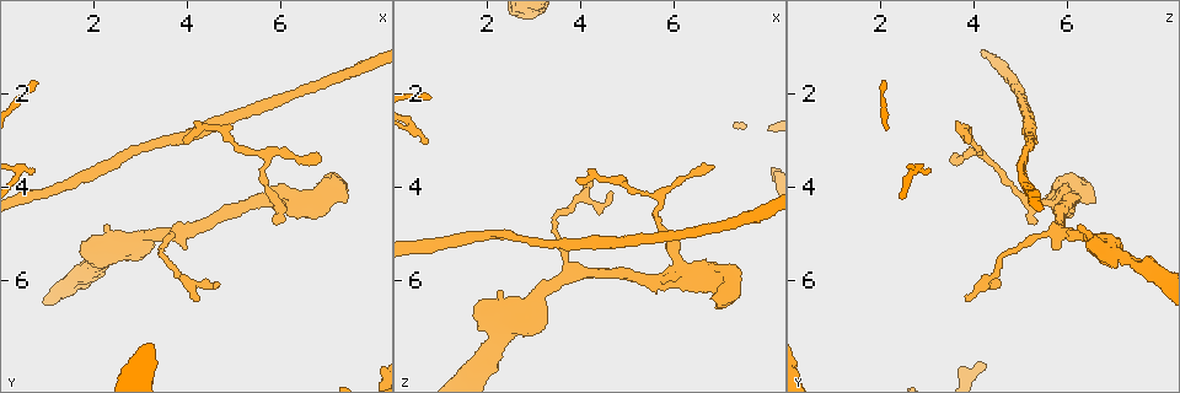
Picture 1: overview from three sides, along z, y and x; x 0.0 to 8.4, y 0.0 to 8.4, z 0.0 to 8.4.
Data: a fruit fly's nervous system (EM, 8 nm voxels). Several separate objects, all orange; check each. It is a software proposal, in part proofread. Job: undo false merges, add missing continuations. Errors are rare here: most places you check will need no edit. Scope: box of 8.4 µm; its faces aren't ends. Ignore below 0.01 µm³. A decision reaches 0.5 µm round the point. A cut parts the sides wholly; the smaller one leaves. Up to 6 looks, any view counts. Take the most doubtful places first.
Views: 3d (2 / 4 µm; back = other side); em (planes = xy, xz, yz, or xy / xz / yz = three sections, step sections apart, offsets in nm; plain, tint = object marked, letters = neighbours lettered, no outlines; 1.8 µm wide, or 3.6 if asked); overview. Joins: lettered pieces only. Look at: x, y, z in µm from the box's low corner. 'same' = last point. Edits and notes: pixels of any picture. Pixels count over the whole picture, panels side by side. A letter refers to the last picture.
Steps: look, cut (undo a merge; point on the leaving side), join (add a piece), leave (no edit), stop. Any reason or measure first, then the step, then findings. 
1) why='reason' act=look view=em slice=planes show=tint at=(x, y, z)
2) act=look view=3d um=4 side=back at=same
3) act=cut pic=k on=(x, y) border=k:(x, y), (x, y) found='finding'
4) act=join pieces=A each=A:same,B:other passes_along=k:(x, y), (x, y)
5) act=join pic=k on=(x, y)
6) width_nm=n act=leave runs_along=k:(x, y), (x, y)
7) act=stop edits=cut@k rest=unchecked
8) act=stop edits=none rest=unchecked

why='two arms in line, one across' act=look view=em um=3.6 slice=xz step=16 show=tint at=(2.95, 5.15, 6.60)

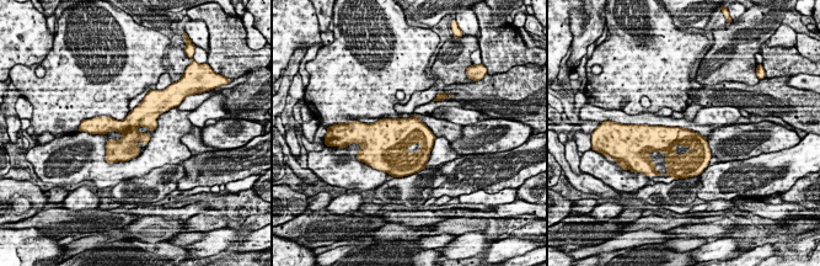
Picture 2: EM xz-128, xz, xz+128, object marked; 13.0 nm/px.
why='what lies round it' act=look view=em um=3.6 slice=xz step=16 show=letters at=same

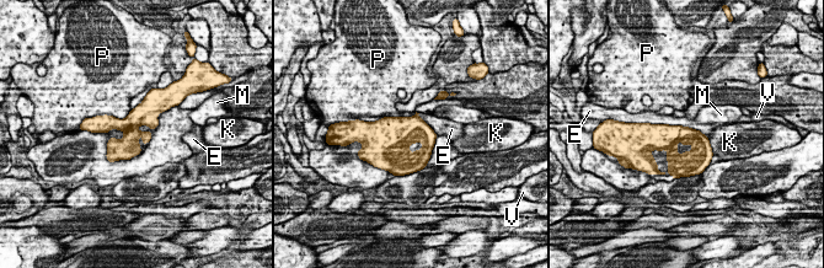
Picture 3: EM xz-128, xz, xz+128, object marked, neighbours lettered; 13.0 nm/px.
act=leave each=E:other,K:other,M:other,P:other,V:other border=3:(647, 122), (688, 126), (706, 137) found='continuous, no second neuron'

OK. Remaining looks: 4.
why='an open end' act=look view=em slice=planes show=letters at=(6.95, 4.25, 6.65)

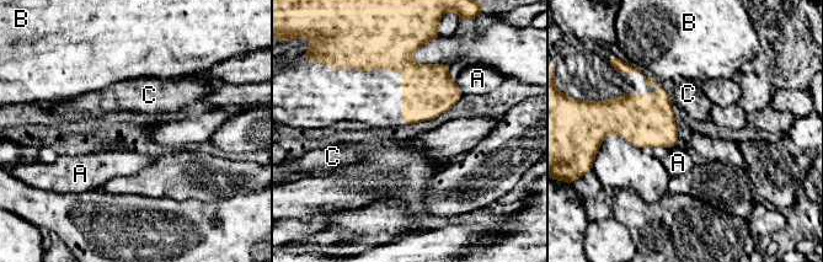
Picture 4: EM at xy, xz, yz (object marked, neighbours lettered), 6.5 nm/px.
act=leave each=A:other,B:other,C:other border=4:(454, 80), (461, 95) found='no lettered piece goes on from it'

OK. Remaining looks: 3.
why='an open end' act=look view=em slice=planes show=letters at=(6.90, 3.40, 3.60)

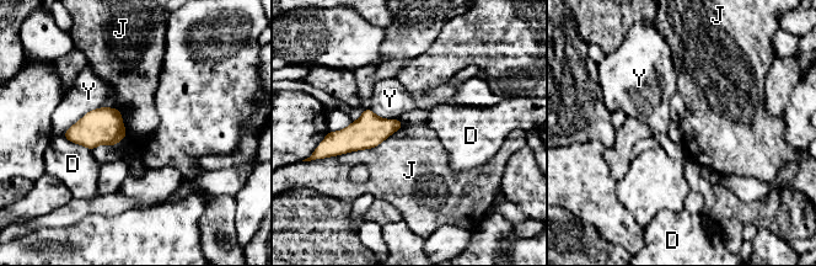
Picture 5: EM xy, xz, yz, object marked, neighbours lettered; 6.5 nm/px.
act=leave each=D:other,J:other,Y:other border=5:(403, 126), (374, 147), (328, 157) found='no lettered piece goes on from it'

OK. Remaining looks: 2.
act=stop edits=none rest=unchecked

